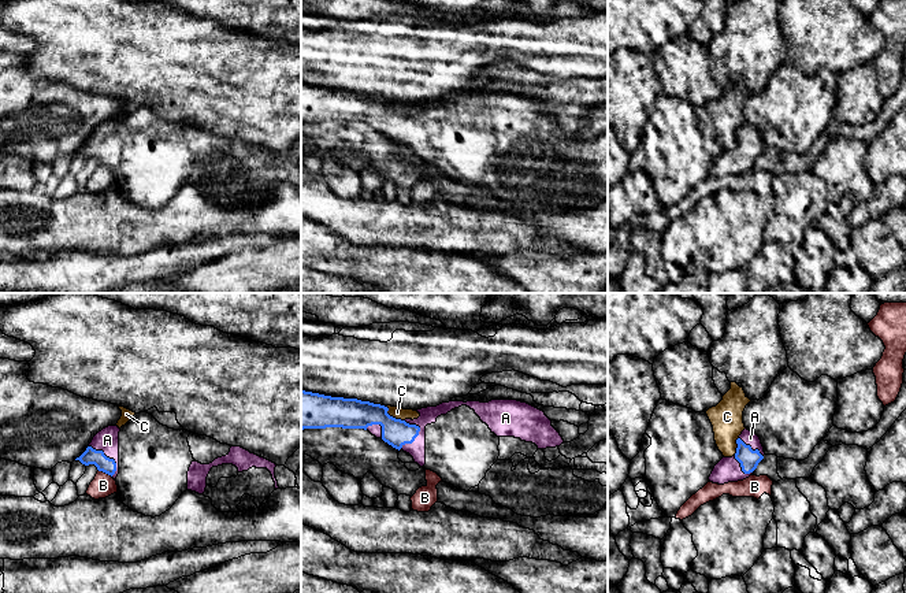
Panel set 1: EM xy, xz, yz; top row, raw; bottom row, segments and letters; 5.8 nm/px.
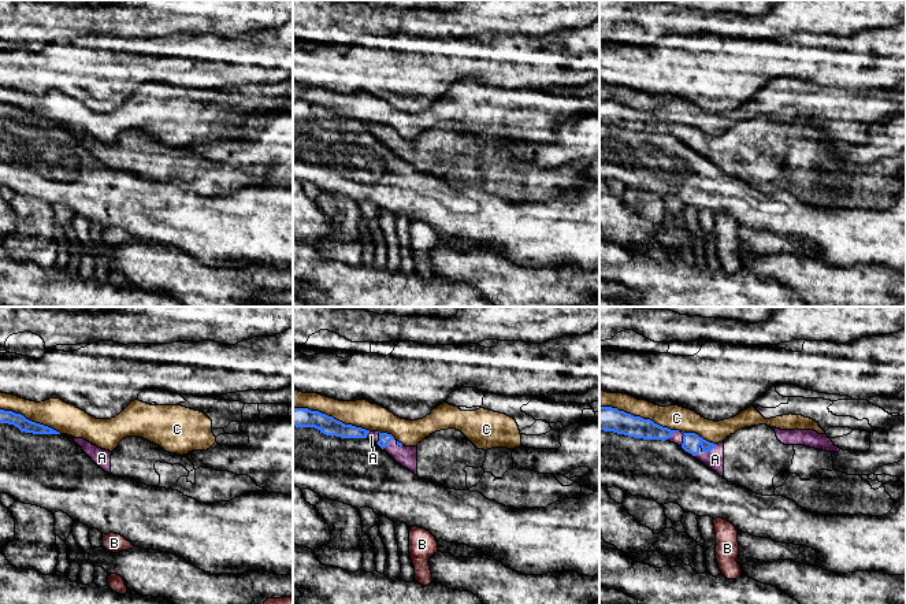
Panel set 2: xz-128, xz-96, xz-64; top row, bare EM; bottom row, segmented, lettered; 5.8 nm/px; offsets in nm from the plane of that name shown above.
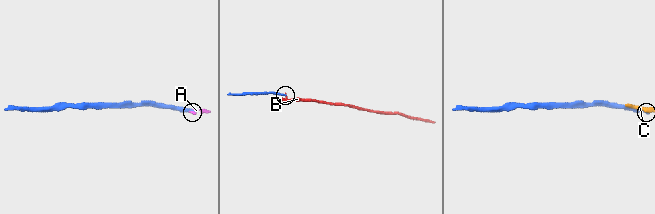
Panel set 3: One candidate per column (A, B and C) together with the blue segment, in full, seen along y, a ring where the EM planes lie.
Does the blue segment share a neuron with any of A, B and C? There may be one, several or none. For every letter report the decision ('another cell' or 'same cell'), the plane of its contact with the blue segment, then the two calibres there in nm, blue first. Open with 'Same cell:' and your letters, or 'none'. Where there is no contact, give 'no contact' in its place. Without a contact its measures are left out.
Same cell: A
A: same cell; meets blue in xz; 160 nm thick on the blue side, 100 nm on the other
B: another cell; meets blue in xy; 100 nm thick on the blue side, 140 nm on the other
C: another cell; meets blue in xz; 180 nm thick on the blue side, 70 nm on the other

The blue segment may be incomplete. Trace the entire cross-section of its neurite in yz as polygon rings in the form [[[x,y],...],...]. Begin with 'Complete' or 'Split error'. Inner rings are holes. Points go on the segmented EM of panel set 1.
Split error. [[[745,429],[736,440],[736,444],[736,453],[732,457],[723,457],[714,466],[709,477],[710,482],[724,485],[743,481],[753,475],[765,455],[760,437]]]

